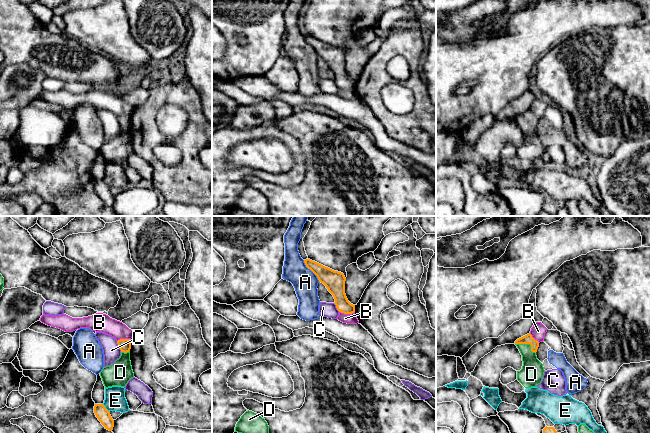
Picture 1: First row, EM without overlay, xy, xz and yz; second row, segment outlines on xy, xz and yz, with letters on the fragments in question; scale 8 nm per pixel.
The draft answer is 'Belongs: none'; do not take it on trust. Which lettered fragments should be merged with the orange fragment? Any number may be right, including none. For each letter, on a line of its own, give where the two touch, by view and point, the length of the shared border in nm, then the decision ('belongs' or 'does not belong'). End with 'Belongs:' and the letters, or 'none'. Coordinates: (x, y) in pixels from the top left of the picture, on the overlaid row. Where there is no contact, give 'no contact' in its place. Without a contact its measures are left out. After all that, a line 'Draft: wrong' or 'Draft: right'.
A: xz (311, 270) | 220 nm | does not belong
B: xz (347, 313) | 130 nm | does not belong
C: xy (118, 345) | 100 nm | does not belong
D: yz (527, 343) | 190 nm | does not belong
E: xy (105, 408) | 90 nm | does not belong
Belongs: none
Draft: right

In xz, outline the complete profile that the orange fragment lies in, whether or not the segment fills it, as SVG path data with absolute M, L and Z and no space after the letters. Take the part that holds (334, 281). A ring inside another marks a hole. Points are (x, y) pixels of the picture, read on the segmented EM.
M310 259L304 260L308 269L310 269L323 283L335 299L335 305L339 312L352 314L355 312L355 305L351 304L345 294L346 278L343 273L334 271Z

